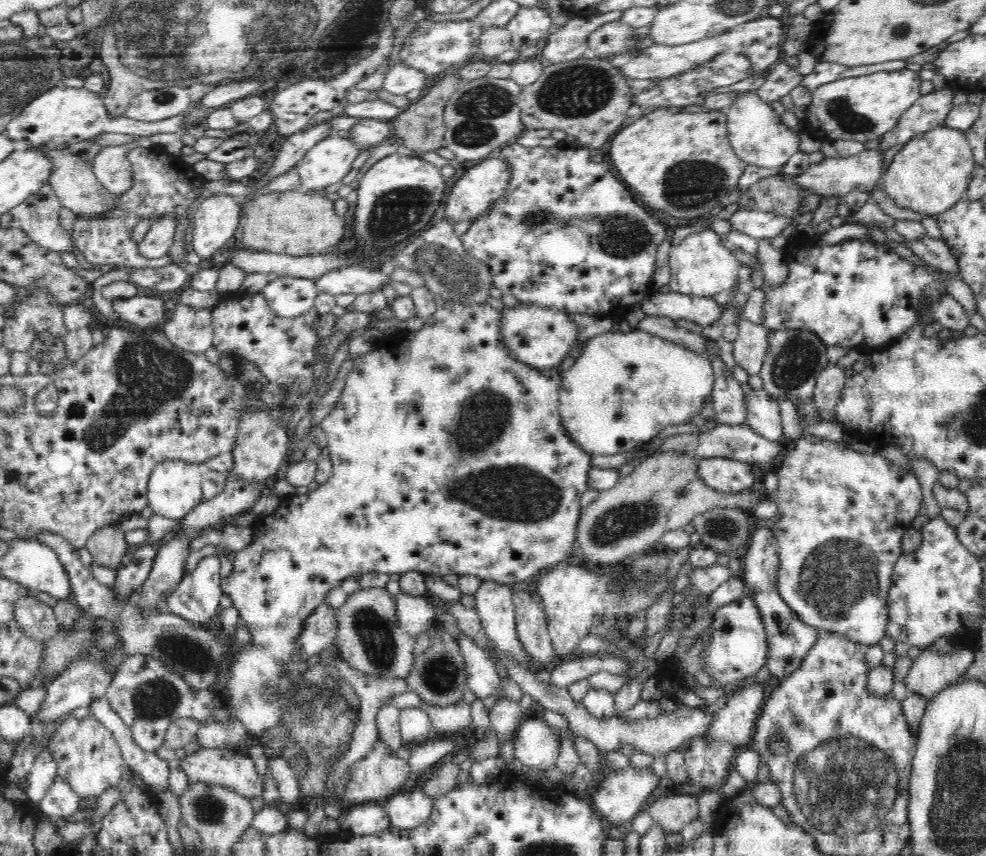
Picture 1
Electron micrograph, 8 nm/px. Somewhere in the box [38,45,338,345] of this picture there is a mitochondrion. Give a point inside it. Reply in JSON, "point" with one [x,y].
{"point":[294,59]}

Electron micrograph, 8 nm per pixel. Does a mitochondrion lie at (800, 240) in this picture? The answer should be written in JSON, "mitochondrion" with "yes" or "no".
{"mitochondrion":"no"}

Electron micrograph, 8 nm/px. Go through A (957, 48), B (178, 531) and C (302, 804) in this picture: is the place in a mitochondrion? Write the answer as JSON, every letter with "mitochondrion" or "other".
{"A":"other","B":"other","C":"other"}

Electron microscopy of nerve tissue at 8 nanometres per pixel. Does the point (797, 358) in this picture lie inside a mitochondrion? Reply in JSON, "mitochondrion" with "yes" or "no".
{"mitochondrion":"yes"}

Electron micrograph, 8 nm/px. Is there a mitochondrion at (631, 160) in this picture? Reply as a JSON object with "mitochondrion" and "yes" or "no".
{"mitochondrion":"no"}

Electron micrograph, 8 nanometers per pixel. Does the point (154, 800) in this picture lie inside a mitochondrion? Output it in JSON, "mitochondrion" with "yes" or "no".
{"mitochondrion":"no"}

